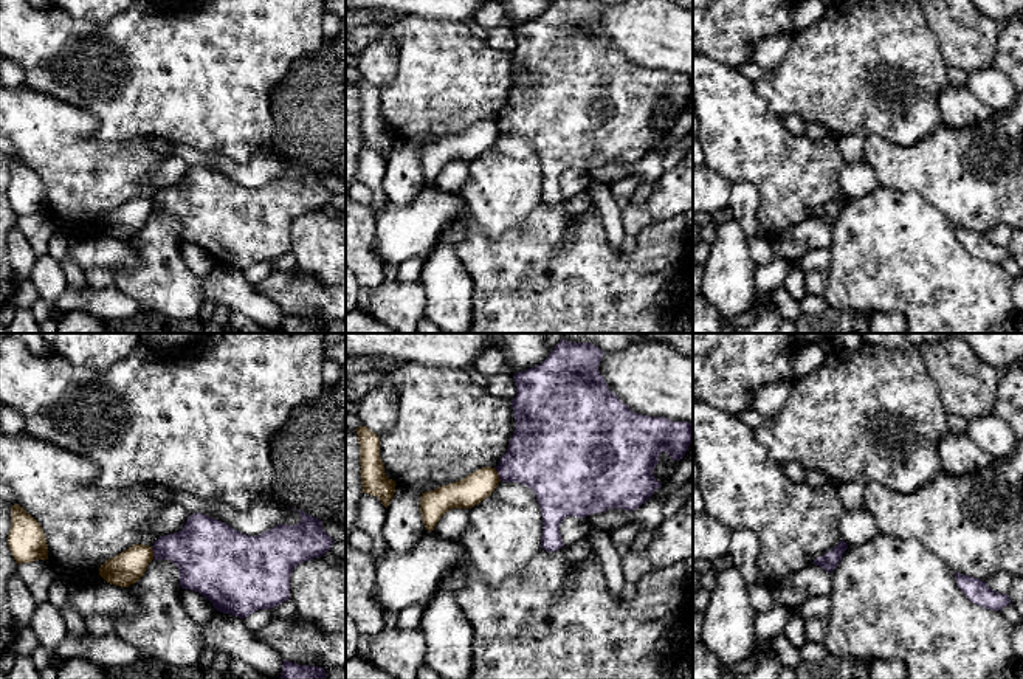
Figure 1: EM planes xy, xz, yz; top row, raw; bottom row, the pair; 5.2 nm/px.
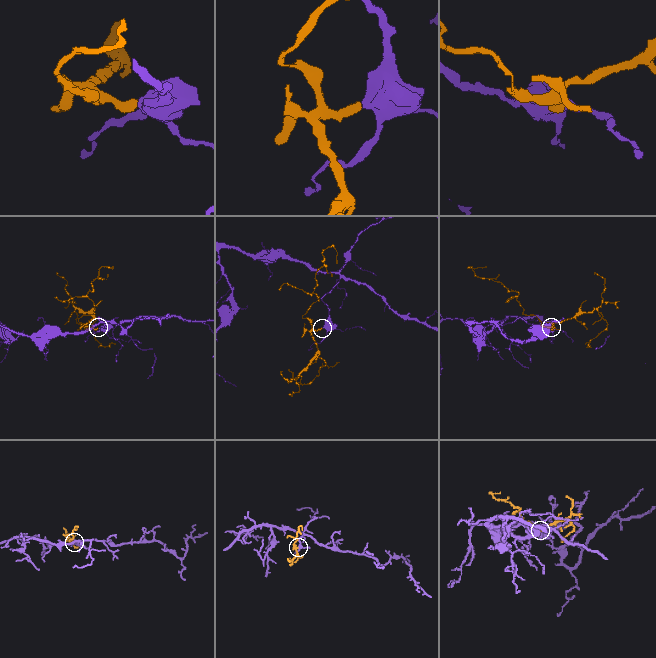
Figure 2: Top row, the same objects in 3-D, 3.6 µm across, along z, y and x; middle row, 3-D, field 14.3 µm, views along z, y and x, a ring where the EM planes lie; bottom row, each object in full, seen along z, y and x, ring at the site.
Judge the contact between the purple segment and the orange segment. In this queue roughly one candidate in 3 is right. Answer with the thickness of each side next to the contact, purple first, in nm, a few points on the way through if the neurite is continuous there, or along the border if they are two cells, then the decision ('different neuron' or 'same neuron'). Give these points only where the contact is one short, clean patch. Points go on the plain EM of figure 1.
300/170 nm | along xy (151, 199), (154, 210) | different neuron

